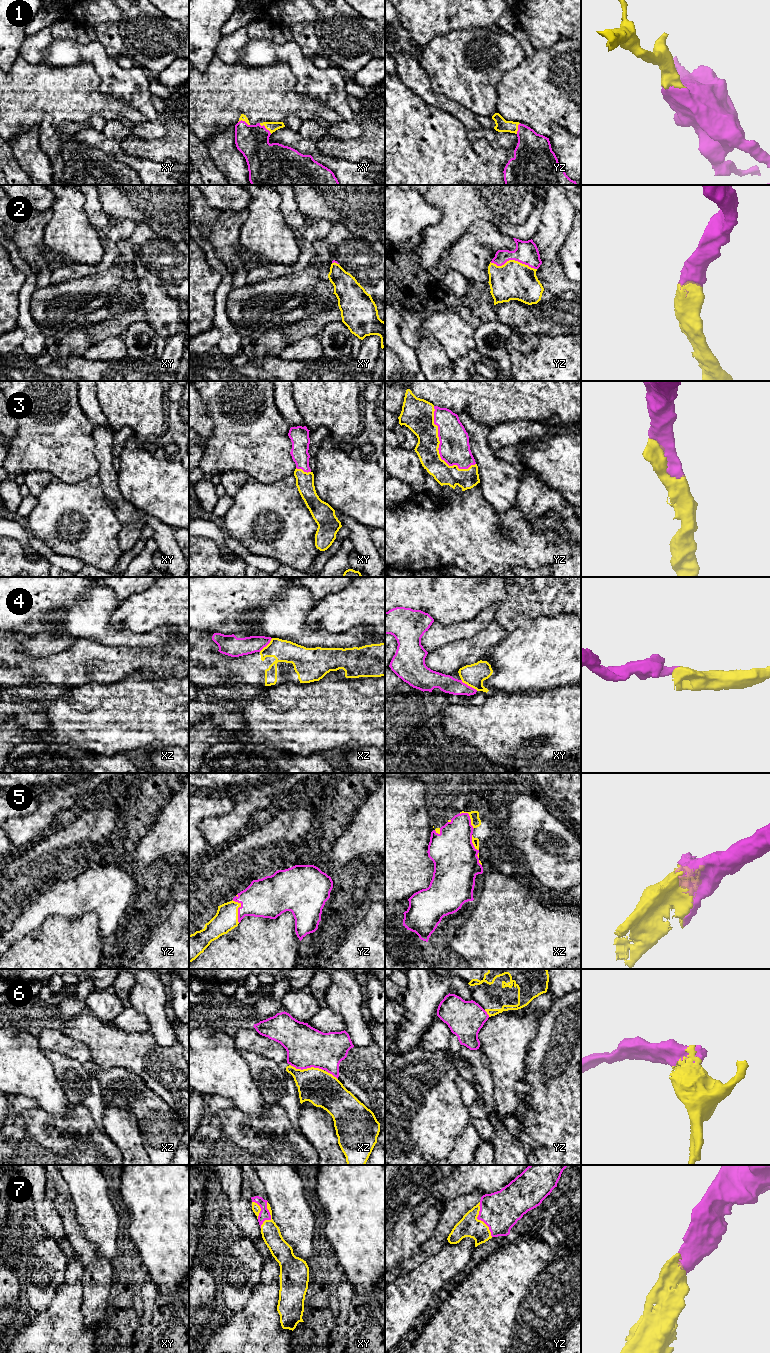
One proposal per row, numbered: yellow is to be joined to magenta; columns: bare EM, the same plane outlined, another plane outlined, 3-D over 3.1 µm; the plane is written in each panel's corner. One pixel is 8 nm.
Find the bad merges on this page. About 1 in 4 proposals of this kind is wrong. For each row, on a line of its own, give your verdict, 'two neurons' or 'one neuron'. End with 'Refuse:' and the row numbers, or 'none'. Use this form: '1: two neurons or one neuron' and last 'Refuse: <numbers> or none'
1: one neuron
2: one neuron
3: one neuron
4: two neurons
5: one neuron
6: two neurons
7: one neuron
Refuse: 4, 6

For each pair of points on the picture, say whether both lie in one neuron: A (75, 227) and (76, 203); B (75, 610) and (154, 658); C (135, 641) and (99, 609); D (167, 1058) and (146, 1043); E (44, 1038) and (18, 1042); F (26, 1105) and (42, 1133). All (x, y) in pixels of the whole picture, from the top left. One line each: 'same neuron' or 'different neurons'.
A: same neuron
B: different neurons
C: same neuron
D: same neuron
E: different neurons
F: same neuron

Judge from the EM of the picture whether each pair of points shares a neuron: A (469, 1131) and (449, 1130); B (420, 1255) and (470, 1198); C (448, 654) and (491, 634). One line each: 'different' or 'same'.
A: different
B: same
C: same

